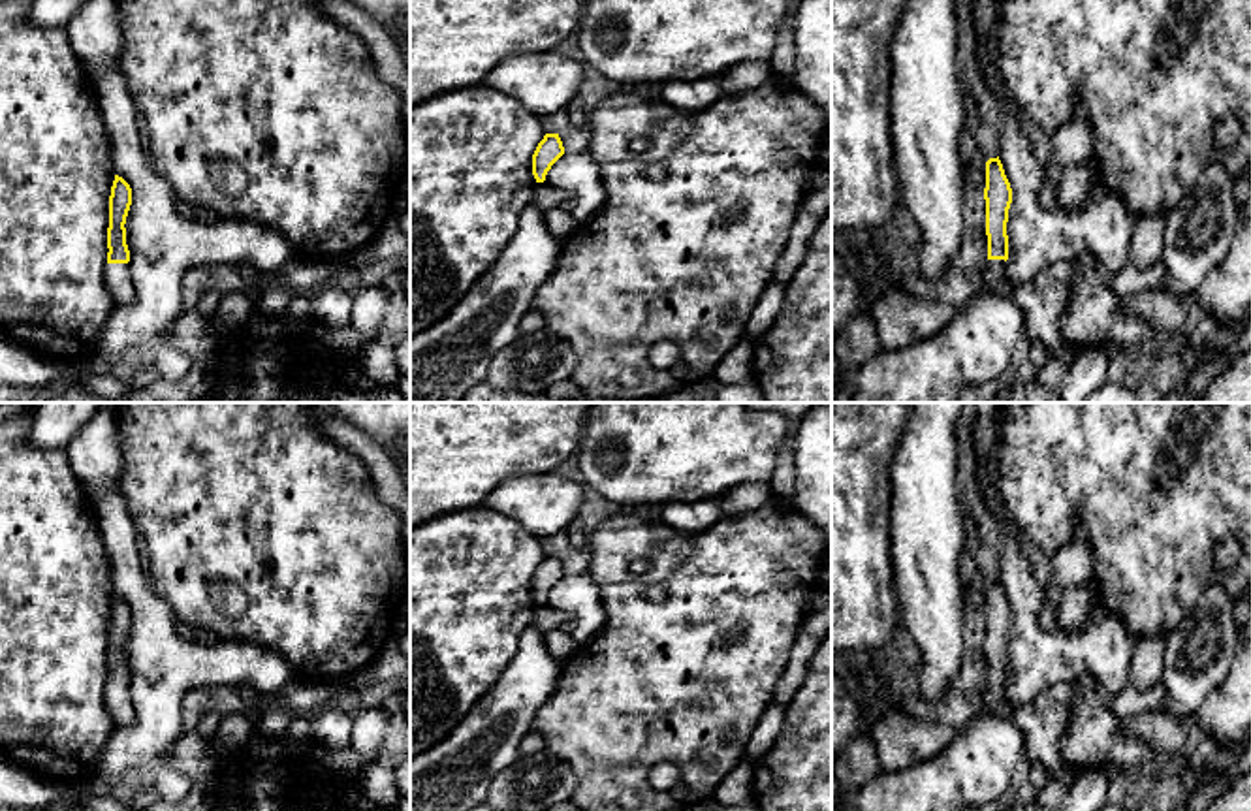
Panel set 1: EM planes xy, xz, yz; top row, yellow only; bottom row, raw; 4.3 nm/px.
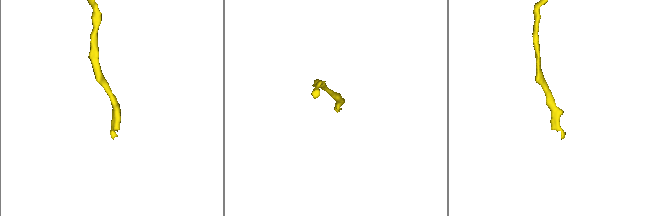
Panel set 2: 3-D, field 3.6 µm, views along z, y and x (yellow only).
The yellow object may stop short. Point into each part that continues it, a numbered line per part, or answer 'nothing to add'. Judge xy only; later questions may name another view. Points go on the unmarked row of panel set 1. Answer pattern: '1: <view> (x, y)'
1: xy (119, 704)

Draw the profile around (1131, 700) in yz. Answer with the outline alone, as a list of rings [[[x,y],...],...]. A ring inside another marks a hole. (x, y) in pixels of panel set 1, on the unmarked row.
[[[1161,681],[1149,689],[1127,685],[1121,692],[1112,696],[1112,709],[1119,719],[1146,711],[1164,711],[1166,691]]]

